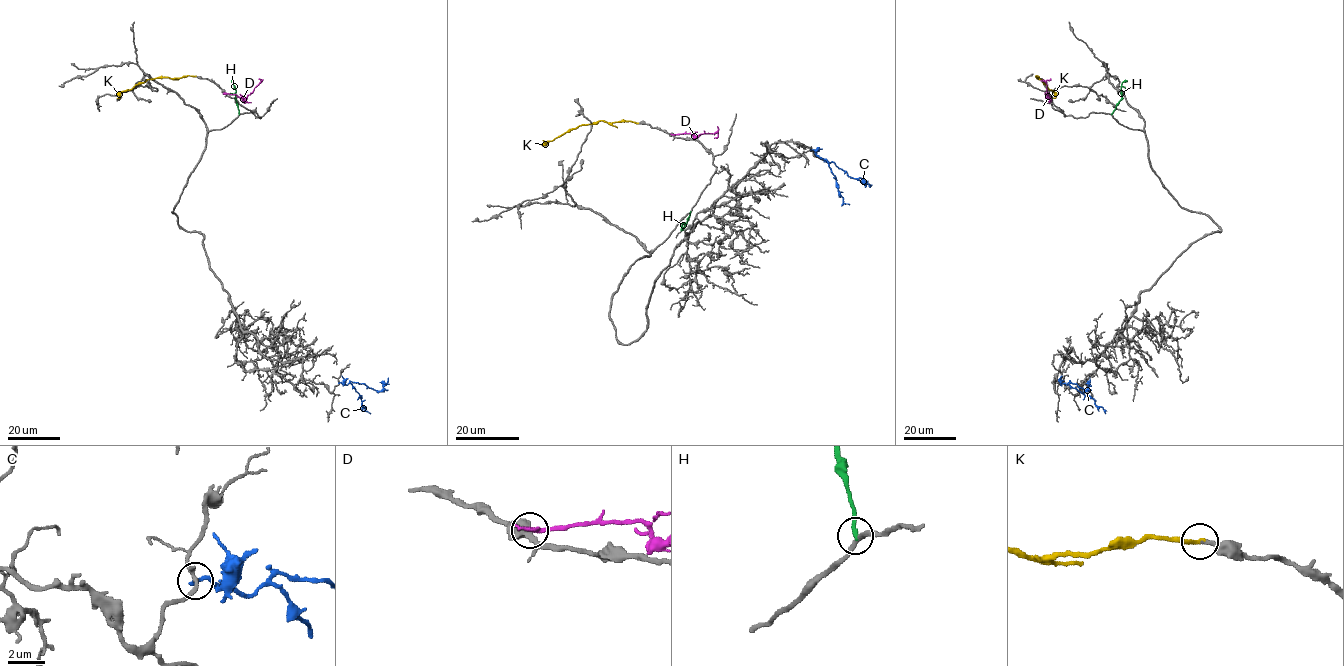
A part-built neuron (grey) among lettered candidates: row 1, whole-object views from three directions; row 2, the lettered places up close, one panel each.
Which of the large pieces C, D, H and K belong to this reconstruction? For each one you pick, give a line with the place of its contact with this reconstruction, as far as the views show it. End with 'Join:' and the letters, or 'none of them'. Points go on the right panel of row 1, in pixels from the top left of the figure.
K: Touches grey at (1038, 76)
Join: K

